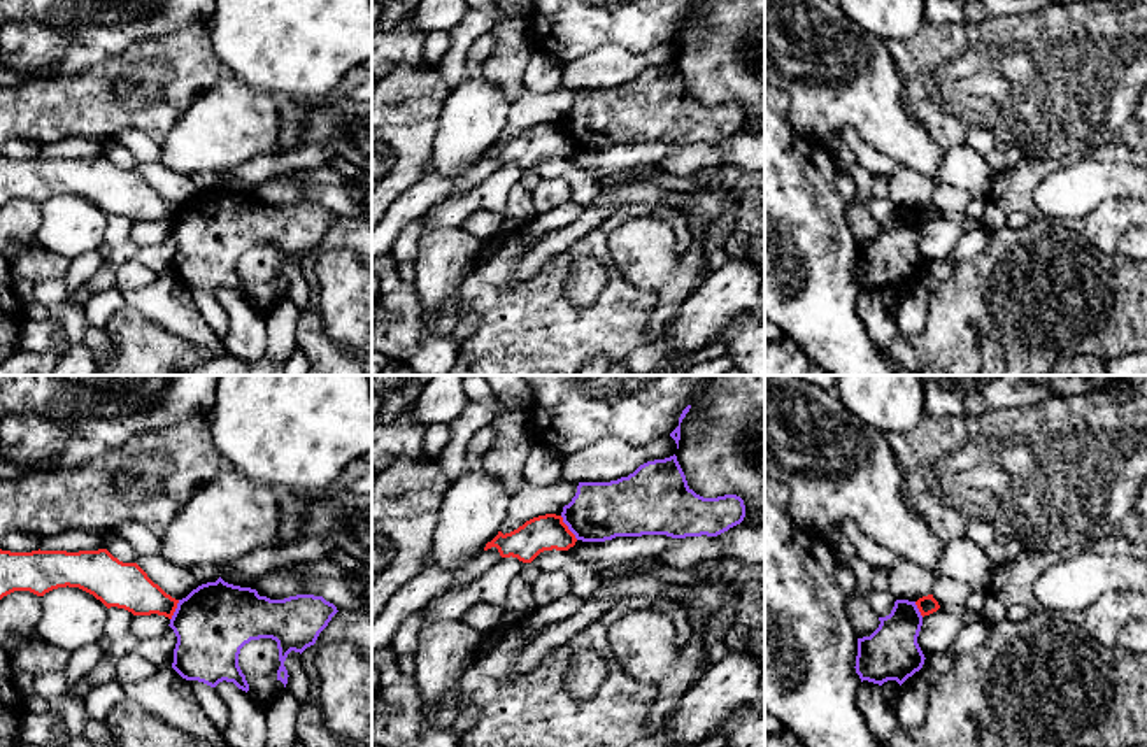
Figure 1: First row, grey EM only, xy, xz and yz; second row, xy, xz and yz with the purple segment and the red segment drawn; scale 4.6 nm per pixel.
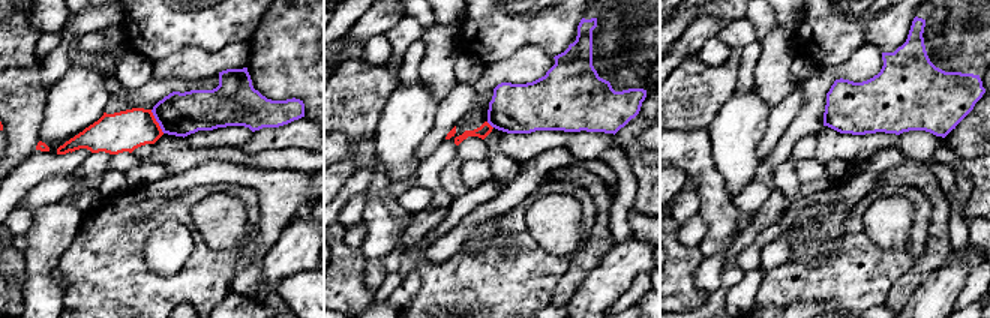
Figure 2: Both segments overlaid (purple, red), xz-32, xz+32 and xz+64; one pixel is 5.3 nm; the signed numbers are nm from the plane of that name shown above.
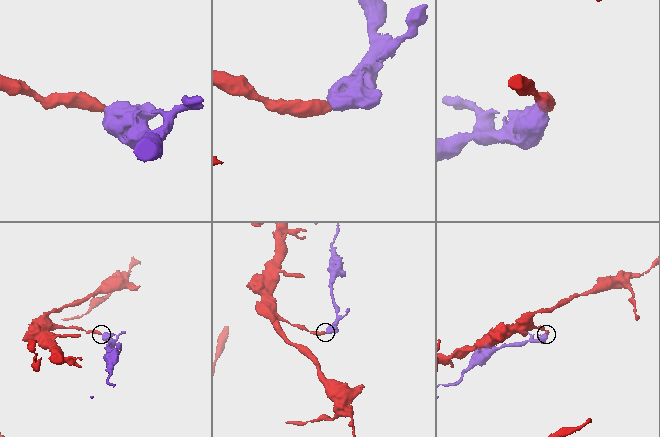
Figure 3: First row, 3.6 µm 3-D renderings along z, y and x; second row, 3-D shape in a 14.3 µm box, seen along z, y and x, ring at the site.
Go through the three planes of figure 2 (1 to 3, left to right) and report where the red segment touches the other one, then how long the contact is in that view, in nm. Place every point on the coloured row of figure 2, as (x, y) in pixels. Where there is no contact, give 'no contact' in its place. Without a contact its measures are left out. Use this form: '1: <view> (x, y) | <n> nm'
1: xz-32 (156, 120) | 150 nm
2: xz+32 (489, 123) | 50 nm
3: no contact

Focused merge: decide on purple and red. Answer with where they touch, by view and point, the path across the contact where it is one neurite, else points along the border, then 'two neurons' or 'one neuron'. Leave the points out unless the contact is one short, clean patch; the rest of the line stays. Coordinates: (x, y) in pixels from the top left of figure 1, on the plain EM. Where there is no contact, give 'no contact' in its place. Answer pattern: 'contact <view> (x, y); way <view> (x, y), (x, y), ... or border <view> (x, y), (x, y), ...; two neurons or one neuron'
contact xz (569, 135); border xz (560, 123), (577, 146); two neurons

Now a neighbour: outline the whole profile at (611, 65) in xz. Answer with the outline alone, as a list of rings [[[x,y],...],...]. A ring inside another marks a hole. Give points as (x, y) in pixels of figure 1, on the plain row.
[[[661,42],[645,53],[631,53],[617,44],[607,44],[588,56],[563,65],[558,88],[563,89],[610,89],[628,84],[640,72],[665,67],[677,60],[670,42]]]

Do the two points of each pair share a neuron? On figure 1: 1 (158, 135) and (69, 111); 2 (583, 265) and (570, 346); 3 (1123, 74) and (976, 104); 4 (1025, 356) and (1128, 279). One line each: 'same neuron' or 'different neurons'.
1: same neuron
2: different neurons
3: same neuron
4: same neuron

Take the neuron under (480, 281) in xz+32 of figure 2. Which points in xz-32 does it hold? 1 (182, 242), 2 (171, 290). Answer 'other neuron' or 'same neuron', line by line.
1: other neuron
2: same neuron

